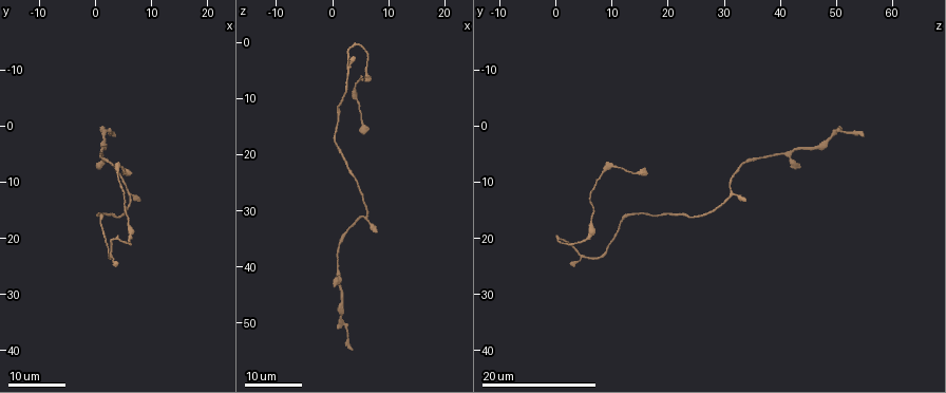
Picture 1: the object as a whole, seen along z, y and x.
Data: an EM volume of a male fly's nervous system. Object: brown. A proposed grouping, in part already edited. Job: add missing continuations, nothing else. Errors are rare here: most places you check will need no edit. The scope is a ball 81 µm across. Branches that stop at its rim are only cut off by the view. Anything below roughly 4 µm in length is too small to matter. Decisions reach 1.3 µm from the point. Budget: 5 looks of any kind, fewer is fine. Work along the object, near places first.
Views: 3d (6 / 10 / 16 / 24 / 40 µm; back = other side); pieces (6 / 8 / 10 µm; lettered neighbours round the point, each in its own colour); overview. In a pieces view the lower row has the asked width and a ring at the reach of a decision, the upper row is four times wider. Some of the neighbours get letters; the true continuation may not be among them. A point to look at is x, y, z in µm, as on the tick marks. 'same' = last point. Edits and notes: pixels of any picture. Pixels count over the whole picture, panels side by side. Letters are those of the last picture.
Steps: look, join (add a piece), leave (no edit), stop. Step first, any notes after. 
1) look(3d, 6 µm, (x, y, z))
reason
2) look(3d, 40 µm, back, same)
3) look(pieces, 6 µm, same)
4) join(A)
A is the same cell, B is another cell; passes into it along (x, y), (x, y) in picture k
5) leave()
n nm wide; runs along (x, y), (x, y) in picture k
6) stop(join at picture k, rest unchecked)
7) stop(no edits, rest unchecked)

look(3d, 16 µm, (4.0, 24.5, 3.0))
branch stops here

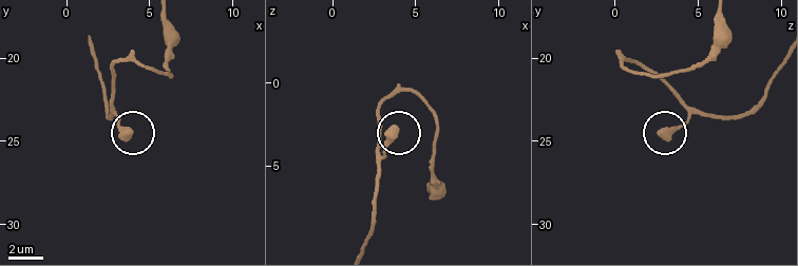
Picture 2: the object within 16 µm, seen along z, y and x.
look(pieces, 10 µm, (3.7, 24.6, 2.8))
see the neighbours

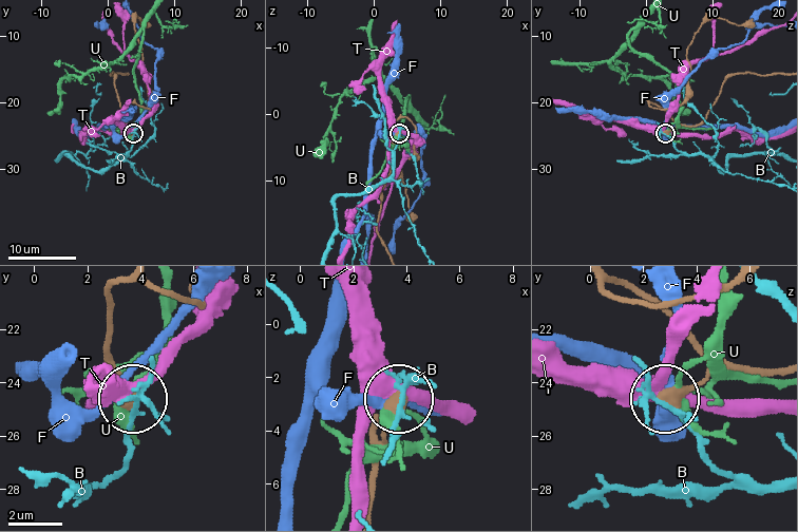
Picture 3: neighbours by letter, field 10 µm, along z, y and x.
leave()
490 nm wide; B, F, T and U are other cells; runs along (372, 508), (372, 460), (397, 401) in picture 3; no lettered piece goes on from it

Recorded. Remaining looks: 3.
look(3d, 24 µm, (6.0, 8.5, 16.0))
long arm stops here

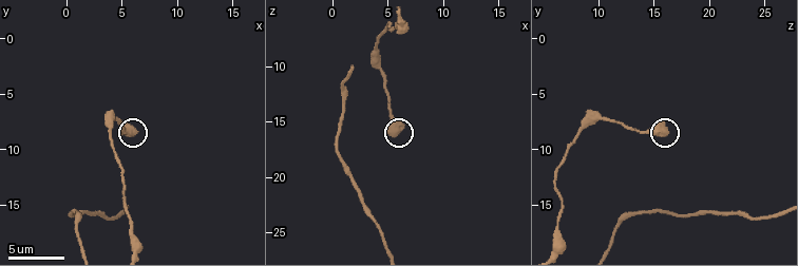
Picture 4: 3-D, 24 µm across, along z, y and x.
look(pieces, 6 µm, (5.8, 8.4, 16.2))

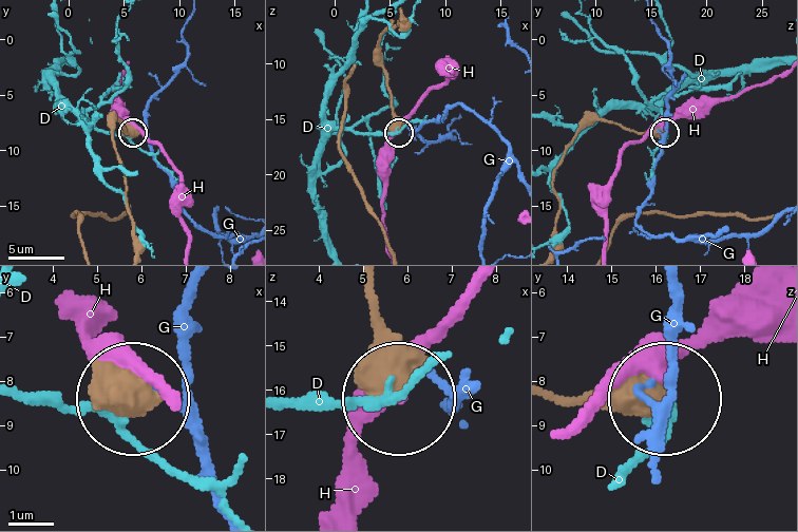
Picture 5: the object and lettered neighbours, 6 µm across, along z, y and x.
leave()
610 nm wide; D, G and H are other cells; runs along (559, 395), (658, 399) in picture 5; none of them fits

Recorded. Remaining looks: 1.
stop(no edits, rest unchecked)

